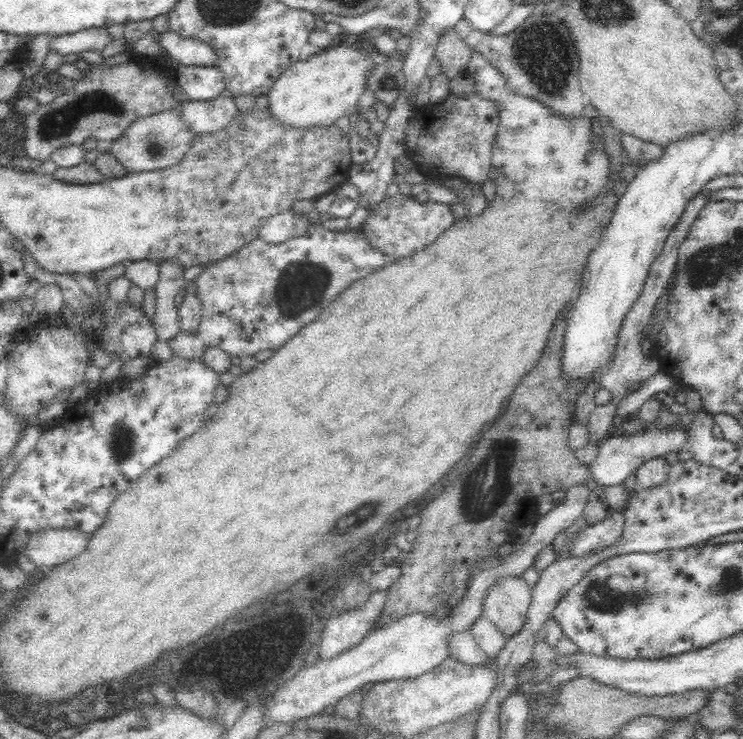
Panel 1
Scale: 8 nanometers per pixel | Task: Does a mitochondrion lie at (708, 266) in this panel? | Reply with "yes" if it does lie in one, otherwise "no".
yes

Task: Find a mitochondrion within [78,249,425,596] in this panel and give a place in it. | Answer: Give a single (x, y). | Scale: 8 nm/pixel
(305, 284)

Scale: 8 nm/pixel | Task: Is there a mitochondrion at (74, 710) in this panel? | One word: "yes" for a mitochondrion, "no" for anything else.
yes

